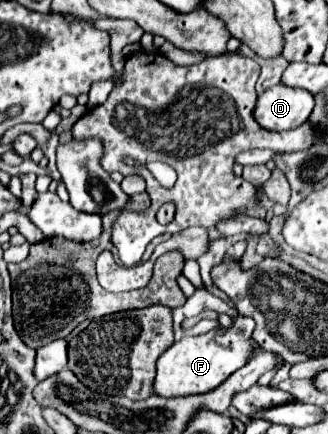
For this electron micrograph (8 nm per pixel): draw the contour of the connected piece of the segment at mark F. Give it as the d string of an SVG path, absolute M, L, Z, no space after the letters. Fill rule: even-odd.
M238 315L234 319L232 329L218 329L198 337L184 337L176 341L170 349L166 349L156 365L156 379L154 379L154 395L160 397L180 397L180 395L196 395L208 393L216 389L222 381L226 381L236 369L248 363L252 353L252 331L254 319Z

